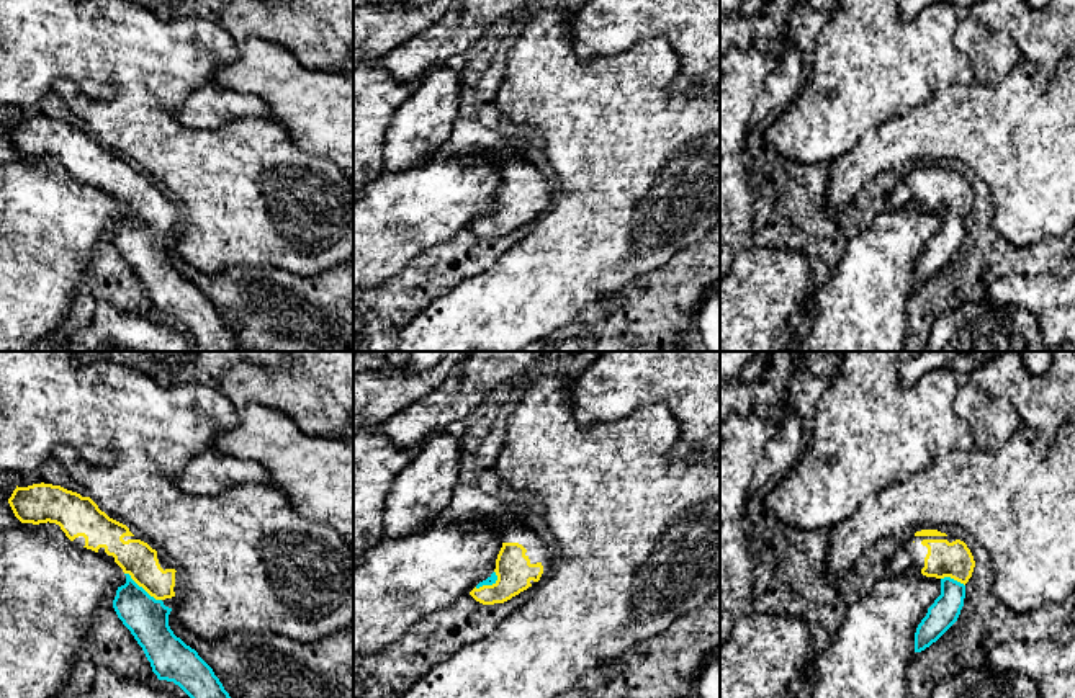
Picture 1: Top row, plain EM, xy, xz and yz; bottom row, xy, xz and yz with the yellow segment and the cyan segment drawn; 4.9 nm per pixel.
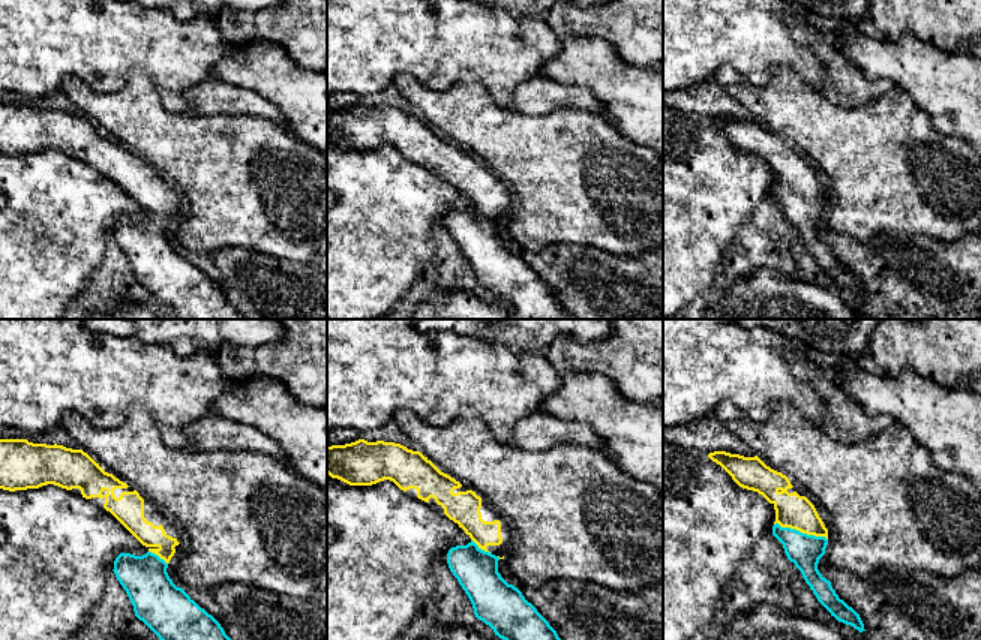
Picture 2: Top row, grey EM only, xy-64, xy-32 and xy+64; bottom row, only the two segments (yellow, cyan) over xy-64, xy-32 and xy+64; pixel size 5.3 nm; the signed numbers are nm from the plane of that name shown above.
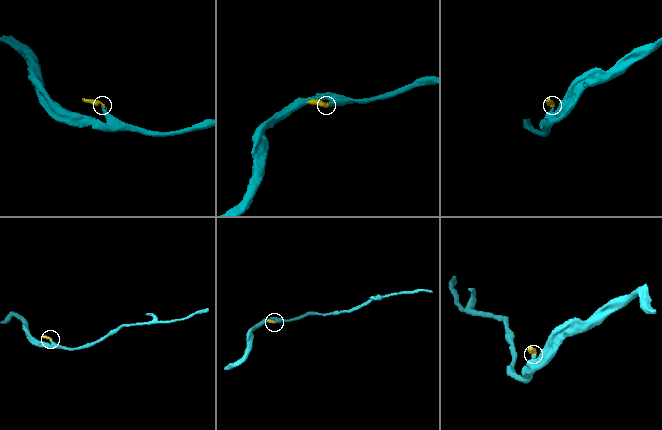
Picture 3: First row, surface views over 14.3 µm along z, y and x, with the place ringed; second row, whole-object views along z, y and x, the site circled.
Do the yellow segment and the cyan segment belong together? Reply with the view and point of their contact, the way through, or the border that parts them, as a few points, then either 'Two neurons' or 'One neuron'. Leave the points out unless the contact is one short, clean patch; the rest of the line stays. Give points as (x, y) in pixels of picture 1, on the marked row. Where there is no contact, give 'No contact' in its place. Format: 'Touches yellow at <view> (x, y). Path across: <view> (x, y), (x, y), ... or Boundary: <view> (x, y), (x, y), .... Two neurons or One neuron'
Touches yellow at xy (143, 587). Path across: xy (136, 558), (143, 571), (143, 587), (143, 613), (148, 618). One neuron

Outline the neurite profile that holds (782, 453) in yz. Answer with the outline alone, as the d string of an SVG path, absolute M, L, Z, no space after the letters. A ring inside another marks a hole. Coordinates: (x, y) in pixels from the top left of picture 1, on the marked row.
M792 400L782 404L782 420L774 440L766 446L761 461L754 469L754 477L748 487L746 499L753 494L766 494L777 485L798 463L805 453L805 433L802 420Z

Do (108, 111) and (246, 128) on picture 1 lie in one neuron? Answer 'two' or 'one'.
one

